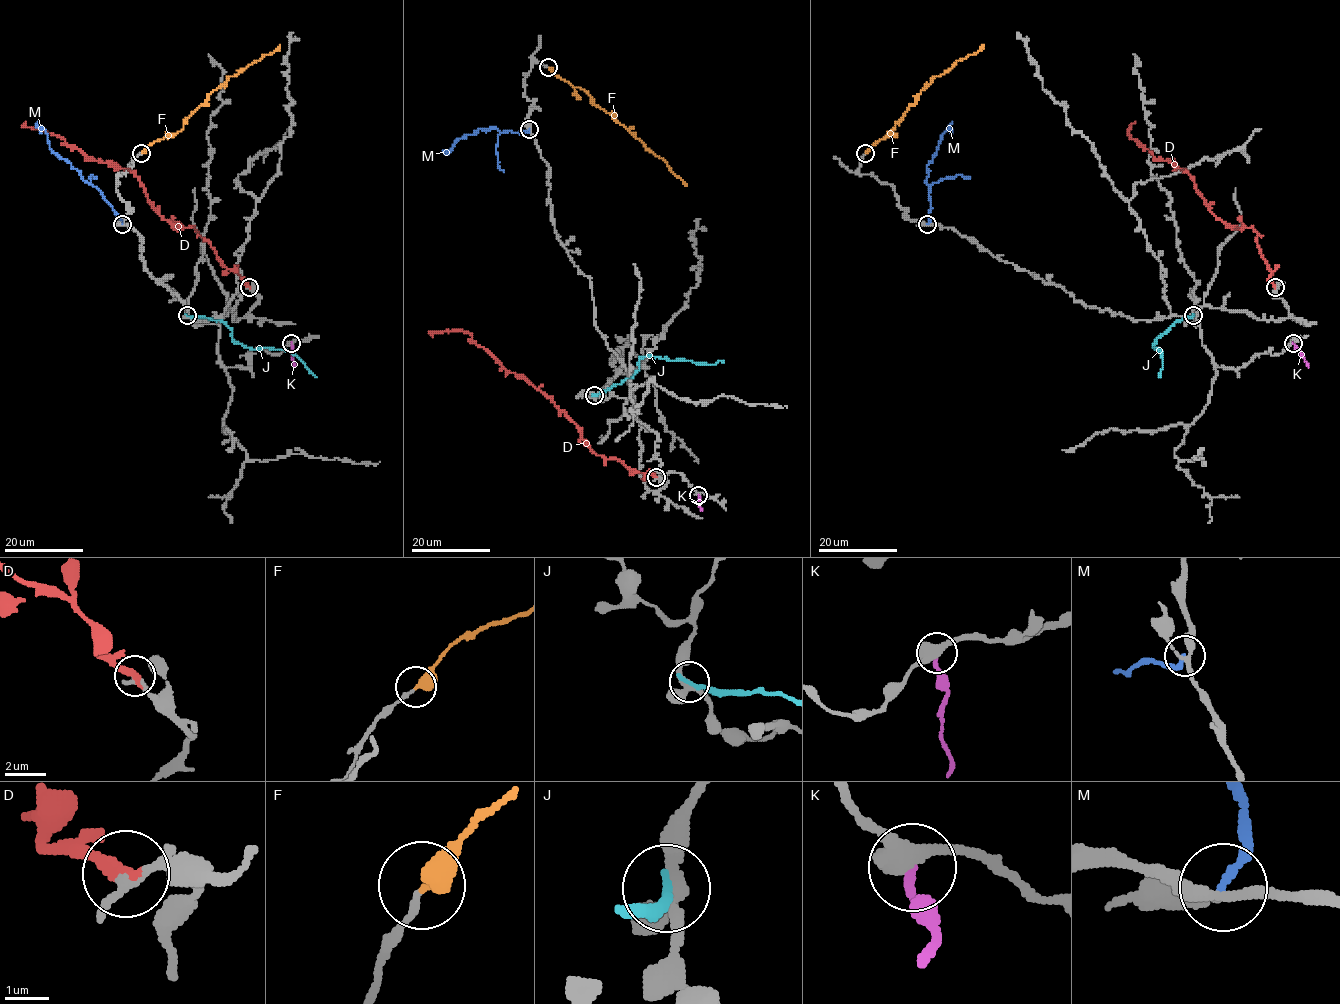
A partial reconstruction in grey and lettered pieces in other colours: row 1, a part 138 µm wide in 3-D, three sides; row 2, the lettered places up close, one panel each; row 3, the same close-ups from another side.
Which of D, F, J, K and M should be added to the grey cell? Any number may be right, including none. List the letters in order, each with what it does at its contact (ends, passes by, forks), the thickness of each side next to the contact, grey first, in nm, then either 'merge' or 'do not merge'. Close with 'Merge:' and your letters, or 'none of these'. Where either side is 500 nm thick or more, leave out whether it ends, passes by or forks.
D: it ends there; 320 nm thick on the grey side, 400 nm on the other; merge
F: it ends there; 160 nm thick on the grey side, 400 nm on the other; merge
J: it ends there; 300 nm thick on the grey side, 240 nm on the other; do not merge
K: it ends there; 480 nm thick on the grey side, 240 nm on the other; do not merge
M: it ends there; 220 nm thick on the grey side, 190 nm on the other; do not merge
Merge: D, F

